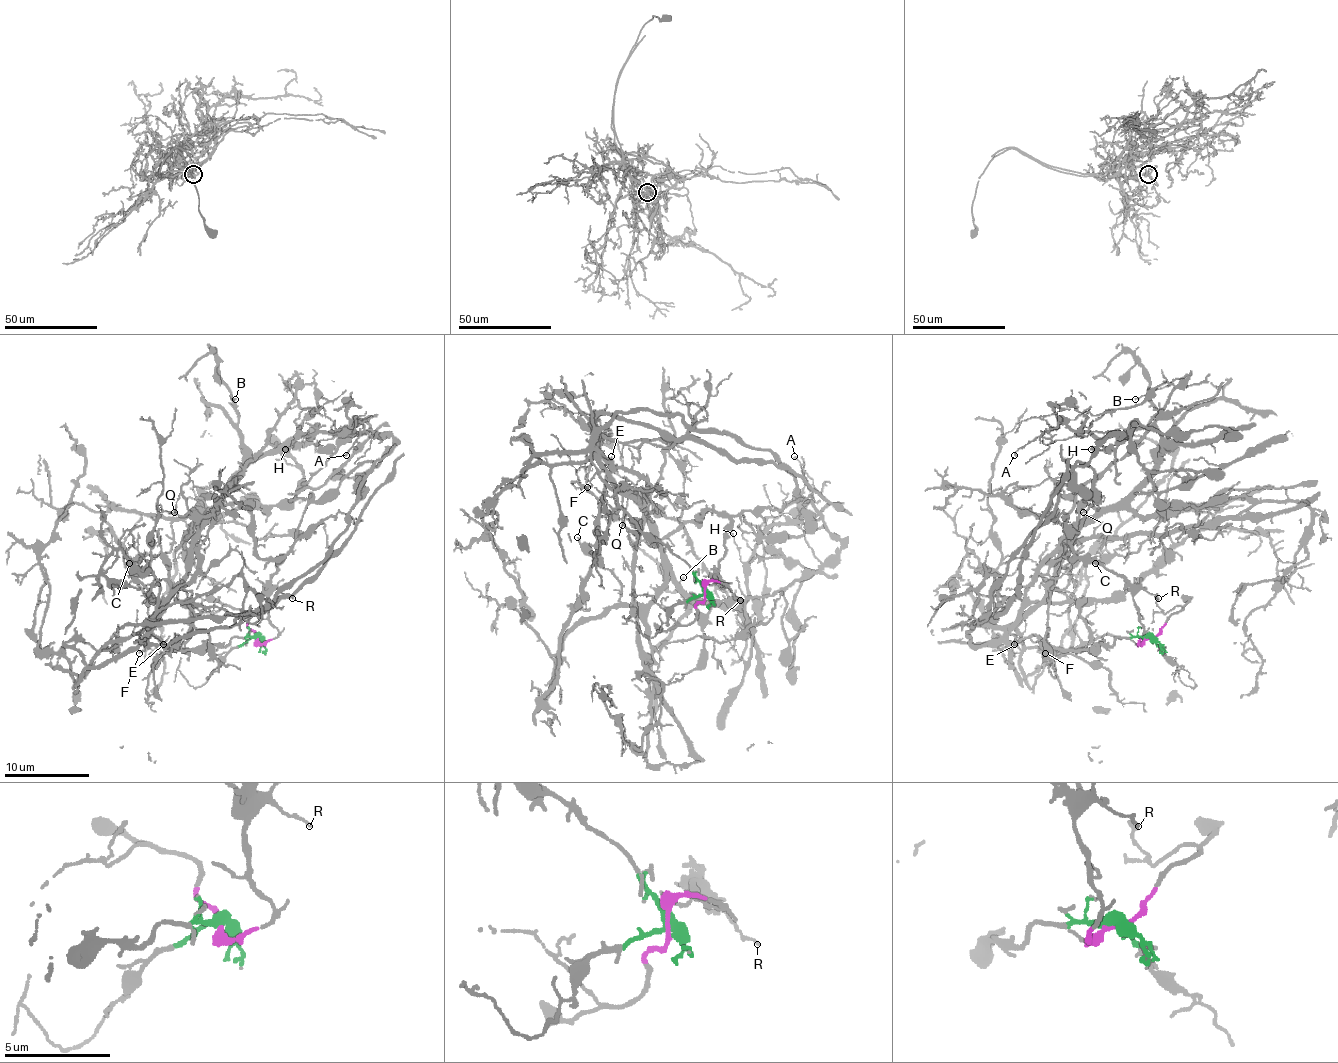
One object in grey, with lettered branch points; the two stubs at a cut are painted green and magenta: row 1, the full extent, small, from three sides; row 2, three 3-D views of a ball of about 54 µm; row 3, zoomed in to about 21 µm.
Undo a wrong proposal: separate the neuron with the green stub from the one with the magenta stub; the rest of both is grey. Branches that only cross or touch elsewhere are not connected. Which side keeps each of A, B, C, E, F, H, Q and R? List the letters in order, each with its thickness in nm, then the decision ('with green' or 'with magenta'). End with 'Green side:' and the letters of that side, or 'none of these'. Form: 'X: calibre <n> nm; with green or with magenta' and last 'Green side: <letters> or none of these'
A: calibre 120 nm; with magenta
B: calibre 120 nm; with magenta
C: calibre 130 nm; with magenta
E: calibre 110 nm; with green
F: calibre 110 nm; with green
H: calibre 120 nm; with magenta
Q: calibre 130 nm; with magenta
R: calibre 130 nm; with magenta
Green side: E, F

